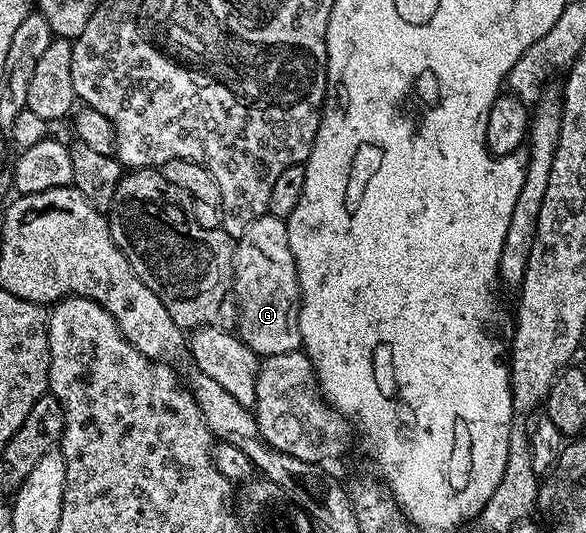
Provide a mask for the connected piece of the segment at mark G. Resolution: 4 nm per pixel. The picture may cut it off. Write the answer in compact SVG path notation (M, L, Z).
M283 217L254 219L235 242L232 254L232 288L238 310L238 337L261 359L294 353L301 348L298 315L300 284L294 255L290 255L288 223Z

